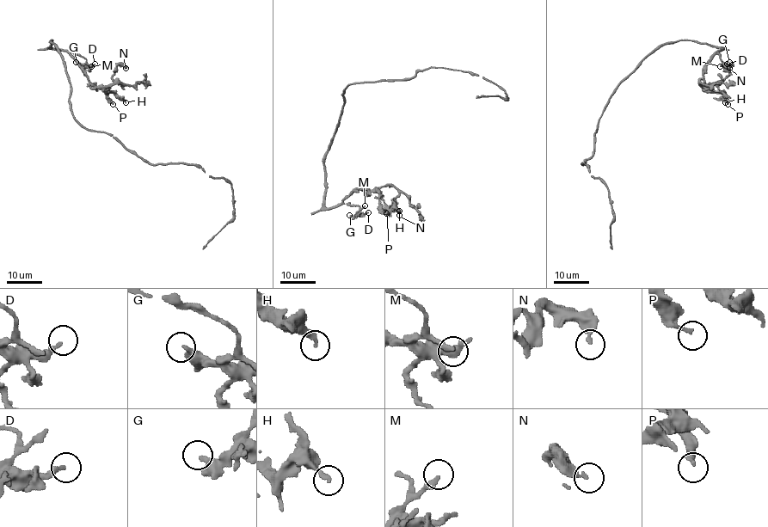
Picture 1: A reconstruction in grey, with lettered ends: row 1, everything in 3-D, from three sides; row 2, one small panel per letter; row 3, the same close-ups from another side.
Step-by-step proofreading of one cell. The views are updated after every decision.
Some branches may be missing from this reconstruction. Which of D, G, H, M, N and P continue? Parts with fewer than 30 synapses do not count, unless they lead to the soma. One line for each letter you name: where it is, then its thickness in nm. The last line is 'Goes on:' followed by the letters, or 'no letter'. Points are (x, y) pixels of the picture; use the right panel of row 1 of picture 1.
Goes on: no letter

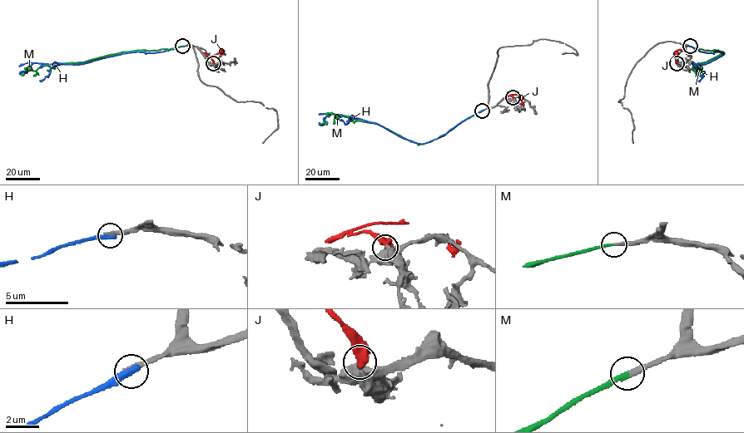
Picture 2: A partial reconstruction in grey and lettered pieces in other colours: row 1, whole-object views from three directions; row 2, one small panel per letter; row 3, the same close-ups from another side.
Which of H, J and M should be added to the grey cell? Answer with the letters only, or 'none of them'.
M

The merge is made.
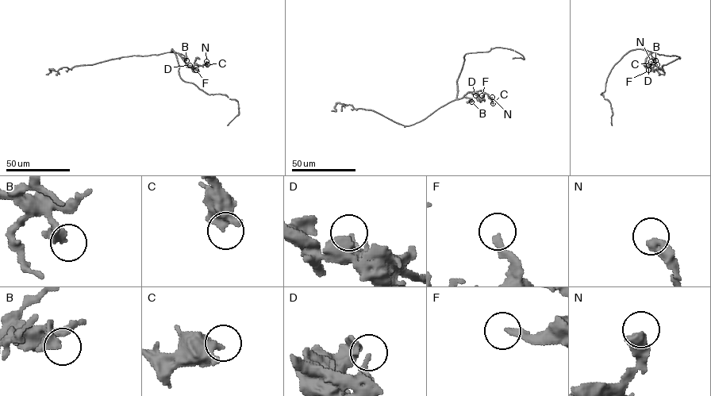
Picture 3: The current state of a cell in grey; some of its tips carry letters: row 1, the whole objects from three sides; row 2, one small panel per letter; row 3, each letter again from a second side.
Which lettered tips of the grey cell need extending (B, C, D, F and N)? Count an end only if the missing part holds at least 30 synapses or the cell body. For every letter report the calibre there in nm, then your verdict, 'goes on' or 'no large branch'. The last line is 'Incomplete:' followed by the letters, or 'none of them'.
B: 480 nm | no large branch
C: 600 nm | no large branch
D: 200 nm | no large branch
F: 240 nm | no large branch
N: 550 nm | no large branch
Incomplete: none of them

